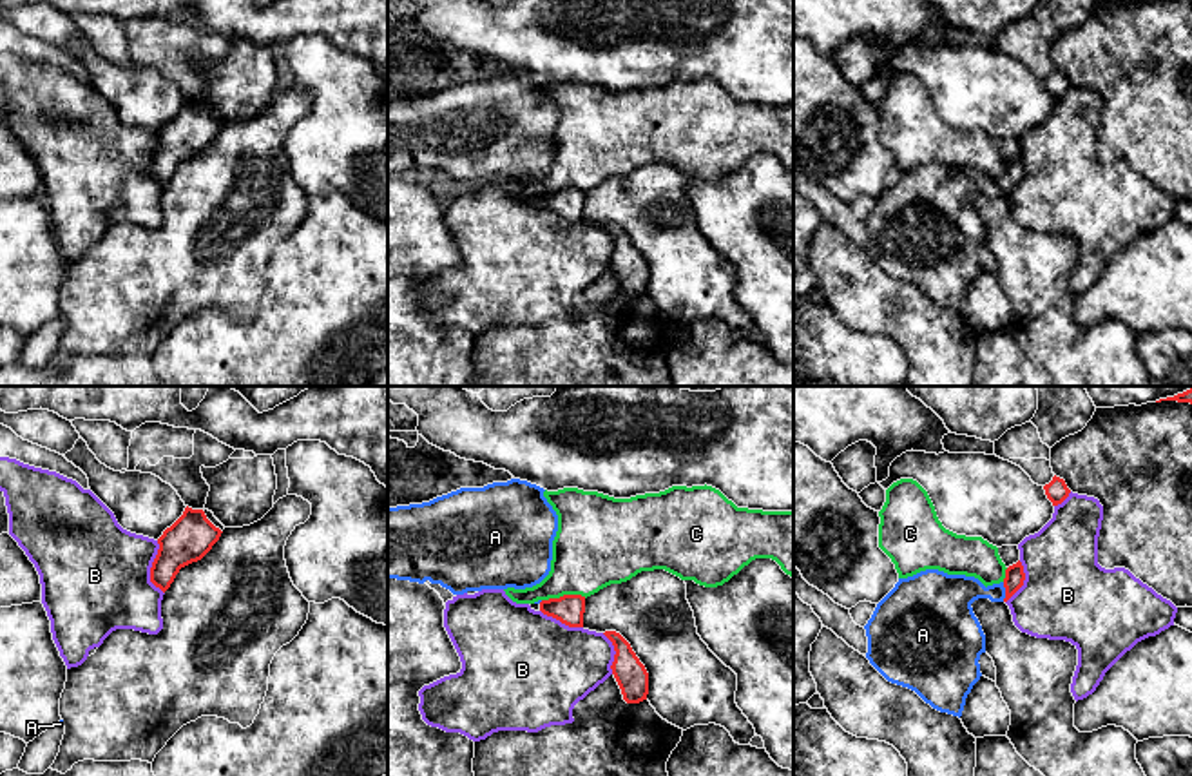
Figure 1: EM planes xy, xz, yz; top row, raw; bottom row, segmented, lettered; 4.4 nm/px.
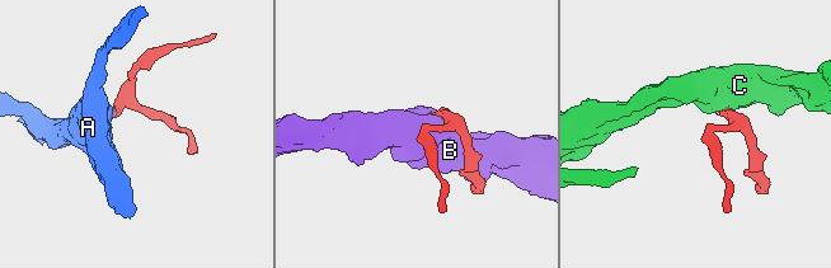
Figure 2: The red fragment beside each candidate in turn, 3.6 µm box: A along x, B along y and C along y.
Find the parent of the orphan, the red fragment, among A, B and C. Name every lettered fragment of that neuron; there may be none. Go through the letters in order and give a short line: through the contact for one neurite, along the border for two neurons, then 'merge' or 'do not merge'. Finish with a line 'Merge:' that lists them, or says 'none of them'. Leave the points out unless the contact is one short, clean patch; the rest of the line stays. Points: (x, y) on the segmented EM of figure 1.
A: line yz (1015, 575), (1006, 591), (957, 591), (950, 597); merge
B: do not merge
C: line xz (586, 597), (560, 595), (542, 601); do not merge
Merge: A

